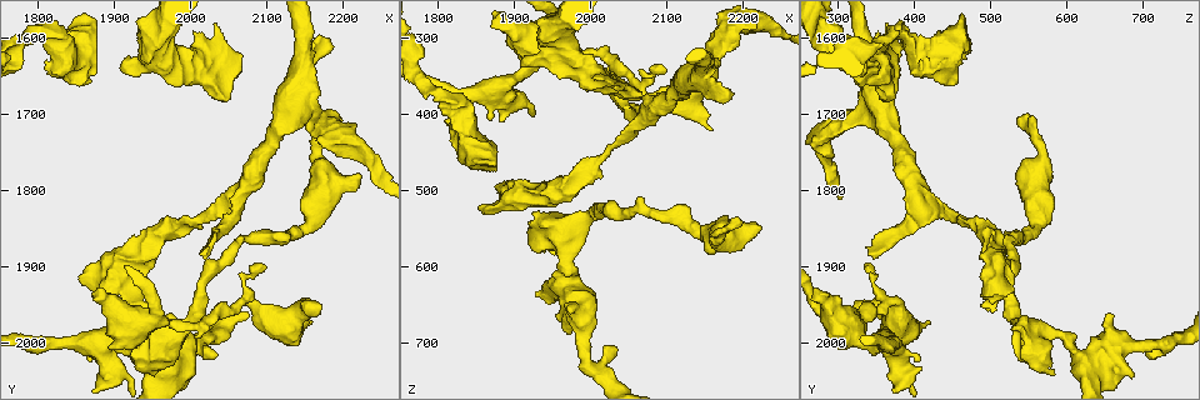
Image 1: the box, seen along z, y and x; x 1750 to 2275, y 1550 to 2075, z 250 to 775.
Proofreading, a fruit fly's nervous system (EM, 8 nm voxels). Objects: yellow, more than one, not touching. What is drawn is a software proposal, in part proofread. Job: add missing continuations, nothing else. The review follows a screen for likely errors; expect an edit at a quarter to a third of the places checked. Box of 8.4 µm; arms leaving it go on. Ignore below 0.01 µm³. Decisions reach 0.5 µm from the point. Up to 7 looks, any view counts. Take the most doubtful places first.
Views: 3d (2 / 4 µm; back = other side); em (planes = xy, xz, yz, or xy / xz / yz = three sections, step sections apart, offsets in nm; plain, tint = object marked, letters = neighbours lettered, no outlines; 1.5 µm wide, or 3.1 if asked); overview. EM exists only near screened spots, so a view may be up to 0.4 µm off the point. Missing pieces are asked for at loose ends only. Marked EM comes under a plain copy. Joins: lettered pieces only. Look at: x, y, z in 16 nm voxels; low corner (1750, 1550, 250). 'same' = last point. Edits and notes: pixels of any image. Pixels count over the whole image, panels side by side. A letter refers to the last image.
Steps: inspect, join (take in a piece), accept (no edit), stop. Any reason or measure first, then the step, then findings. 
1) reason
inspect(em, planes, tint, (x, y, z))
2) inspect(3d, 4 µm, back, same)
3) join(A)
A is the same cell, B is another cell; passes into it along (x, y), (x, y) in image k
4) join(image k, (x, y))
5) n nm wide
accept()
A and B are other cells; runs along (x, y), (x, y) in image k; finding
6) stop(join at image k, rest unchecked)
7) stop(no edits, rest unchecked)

thick end
inspect(em, yz, step 4, letters, (2160, 1970, 420))

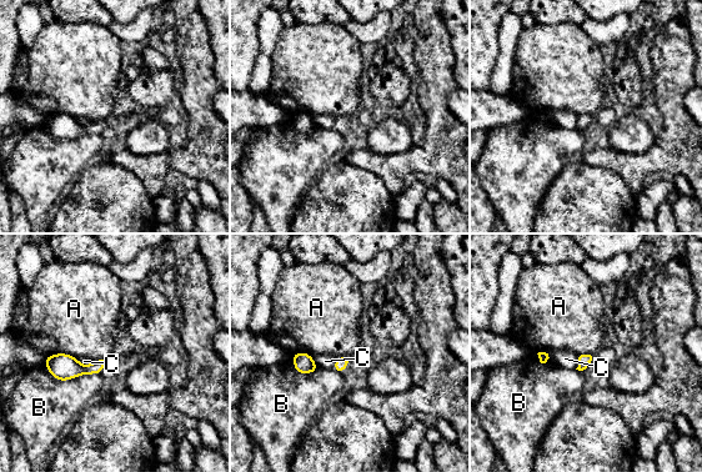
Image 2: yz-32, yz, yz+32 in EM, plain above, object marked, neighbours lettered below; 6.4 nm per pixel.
accept()
A, B and C are other cells; border along (46, 356), (70, 354), (78, 360) in image 2; no lettered piece goes on from it

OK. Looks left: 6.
free end
inspect(em, planes, letters, (2070, 1635, 375))

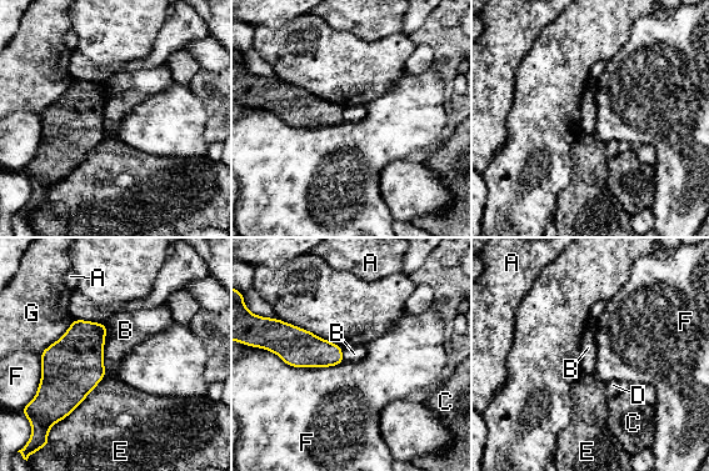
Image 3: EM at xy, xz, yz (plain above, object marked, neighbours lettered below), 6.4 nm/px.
accept()
A, B, C, D, E, F and G are other cells; border along (106, 324), (104, 346), (105, 372) in image 3; no lettered piece goes on from it

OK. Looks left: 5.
tapers out
inspect(em, planes, letters, (2100, 1905, 345))

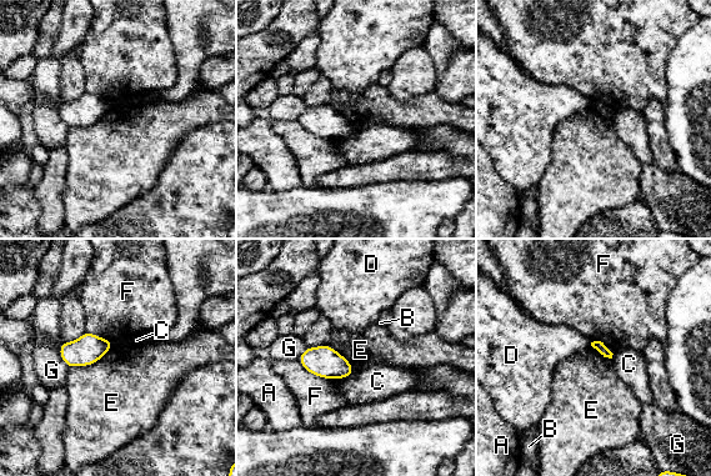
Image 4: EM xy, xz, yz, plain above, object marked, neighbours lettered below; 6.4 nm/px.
accept()
A, B, C, D, E, F and G are other cells; none of them fits

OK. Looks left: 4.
stop(no edits, rest unchecked)

